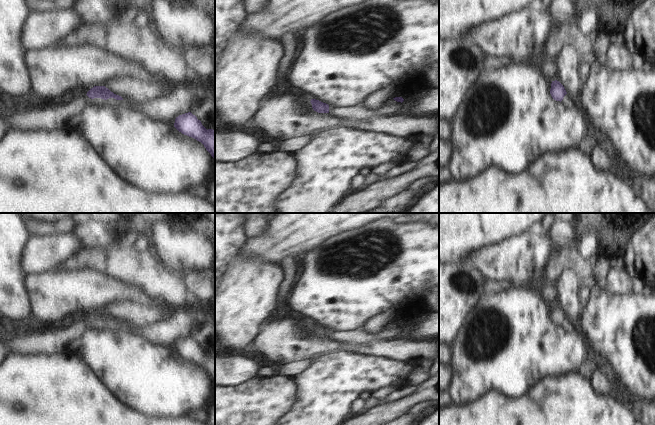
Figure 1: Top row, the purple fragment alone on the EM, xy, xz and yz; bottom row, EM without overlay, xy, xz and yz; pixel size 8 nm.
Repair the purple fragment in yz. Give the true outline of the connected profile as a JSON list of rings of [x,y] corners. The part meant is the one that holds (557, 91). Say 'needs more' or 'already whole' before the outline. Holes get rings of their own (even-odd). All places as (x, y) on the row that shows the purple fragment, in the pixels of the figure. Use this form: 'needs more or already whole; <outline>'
already whole; [[[555,80],[551,83],[550,94],[554,100],[561,102],[567,92],[564,86],[559,81]]]

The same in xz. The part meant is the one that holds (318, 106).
already whole; [[[311,99],[312,108],[318,113],[329,113],[329,105],[316,99]]]

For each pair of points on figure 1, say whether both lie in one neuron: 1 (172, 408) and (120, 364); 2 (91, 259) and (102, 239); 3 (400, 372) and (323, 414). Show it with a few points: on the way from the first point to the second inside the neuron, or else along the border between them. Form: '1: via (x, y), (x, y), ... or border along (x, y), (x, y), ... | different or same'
1: via (159, 395), (133, 369) | same
2: border along (119, 243), (108, 245), (104, 248), (82, 248) | different
3: via (381, 372), (365, 372), (342, 395) | same

